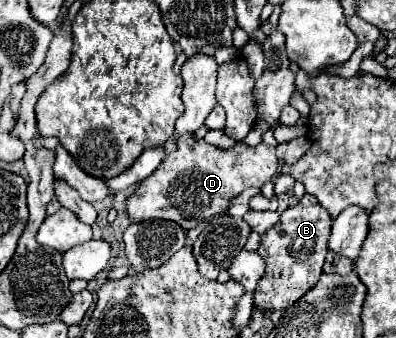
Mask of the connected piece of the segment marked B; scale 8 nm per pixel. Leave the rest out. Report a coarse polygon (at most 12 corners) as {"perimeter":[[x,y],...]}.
{"perimeter":[[315,196],[261,238],[255,306],[285,310],[319,282],[331,216]]}

